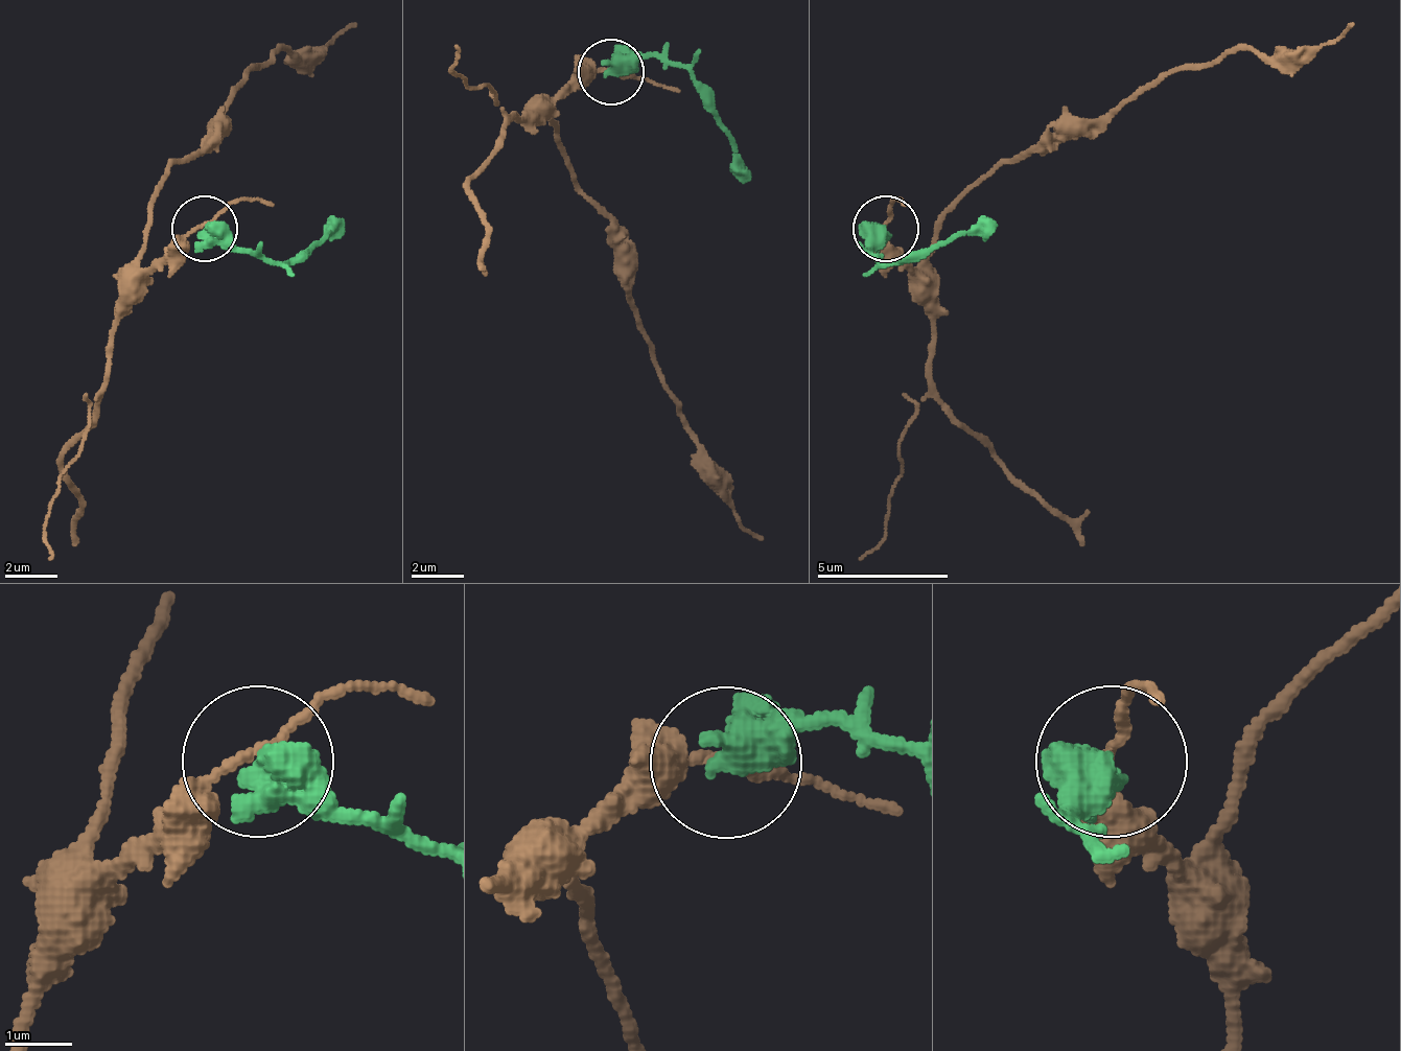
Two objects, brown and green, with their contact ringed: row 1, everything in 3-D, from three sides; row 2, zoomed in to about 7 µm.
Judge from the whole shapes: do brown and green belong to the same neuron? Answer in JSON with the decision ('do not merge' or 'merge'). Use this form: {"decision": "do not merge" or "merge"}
{"decision": "do not merge"}

